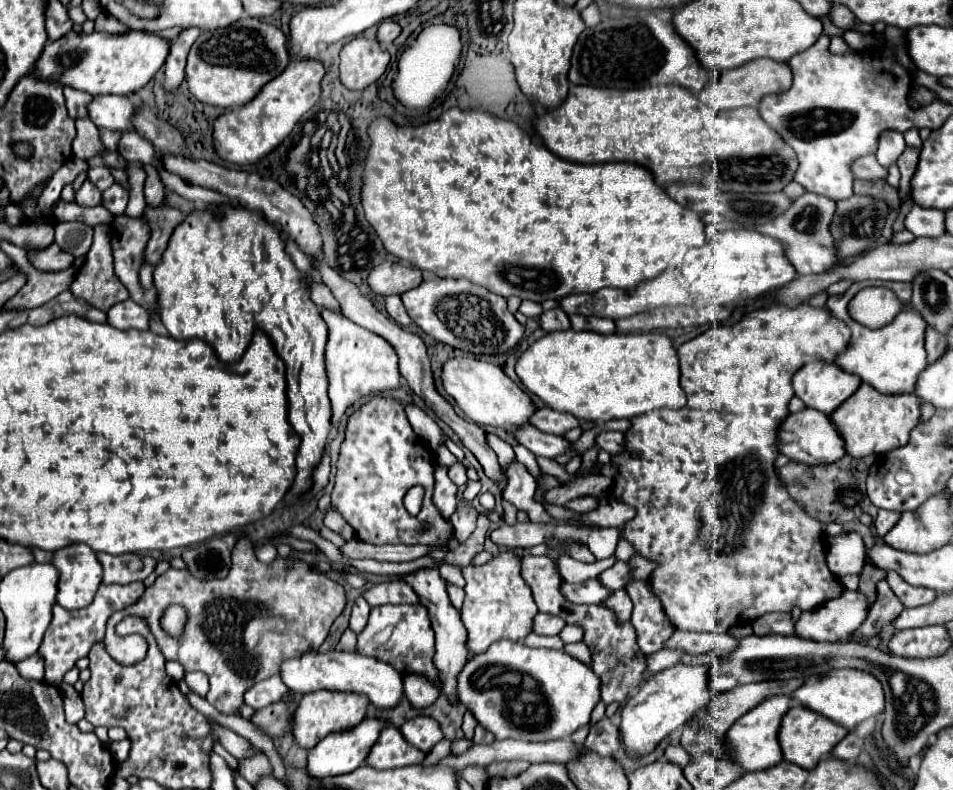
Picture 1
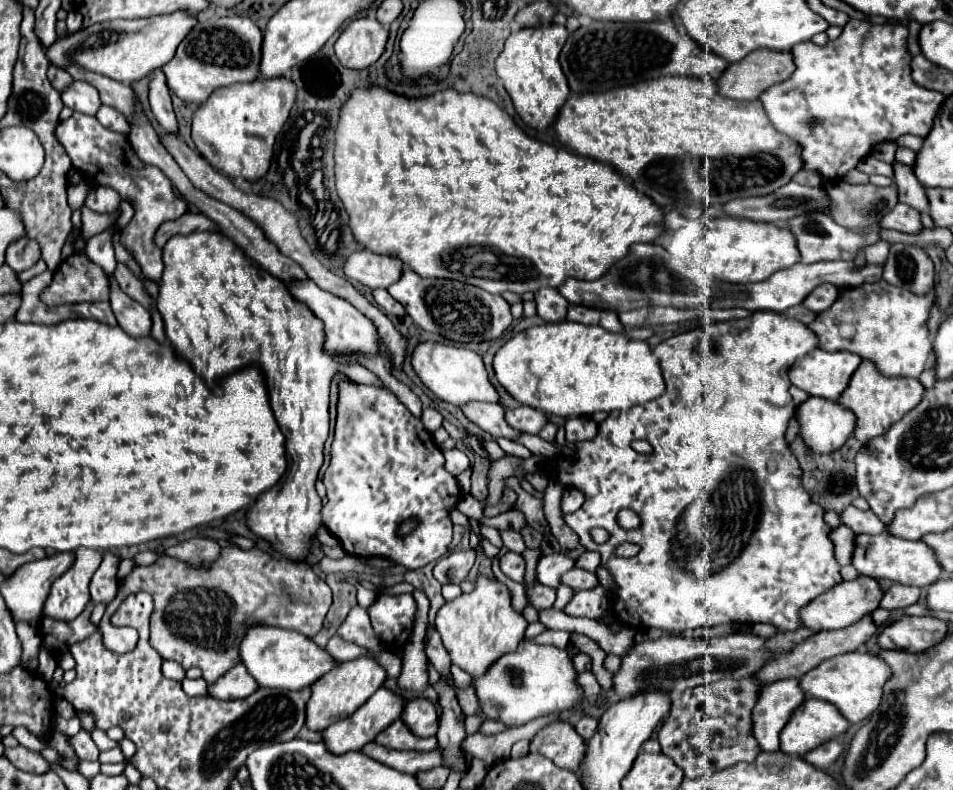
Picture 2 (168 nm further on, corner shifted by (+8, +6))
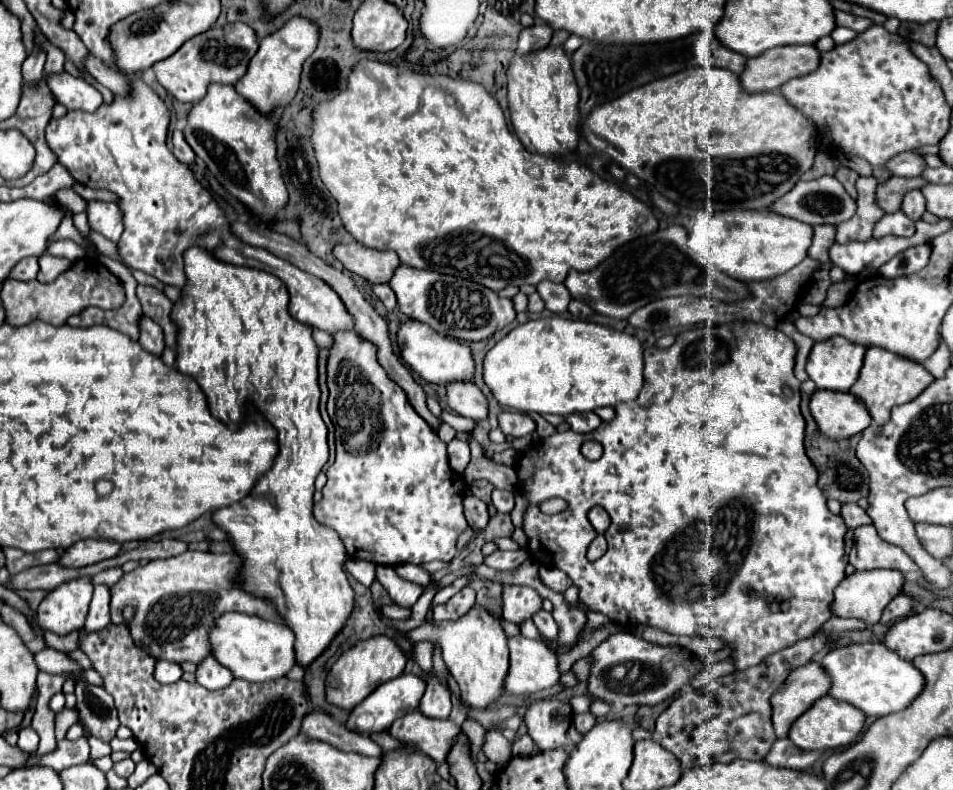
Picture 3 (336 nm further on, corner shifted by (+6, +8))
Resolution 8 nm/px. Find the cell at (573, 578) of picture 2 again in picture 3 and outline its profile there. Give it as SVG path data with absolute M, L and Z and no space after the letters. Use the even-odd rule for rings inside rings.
M541 566L541 568L539 568L539 576L541 576L541 580L543 580L549 588L553 588L555 592L565 592L565 590L573 584L571 578L569 578L565 572L557 570L557 568Z

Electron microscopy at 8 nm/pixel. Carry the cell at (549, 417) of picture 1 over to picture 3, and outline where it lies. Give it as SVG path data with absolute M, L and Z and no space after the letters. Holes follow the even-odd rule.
M507 410L499 414L499 428L505 434L511 434L515 438L527 436L531 432L535 432L535 420L523 412L515 412L515 410Z

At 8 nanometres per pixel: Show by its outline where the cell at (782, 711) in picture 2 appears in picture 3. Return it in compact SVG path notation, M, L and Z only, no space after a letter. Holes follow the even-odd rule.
M811 660L809 664L795 668L787 680L779 686L775 696L771 696L773 706L773 728L777 740L789 734L791 724L813 706L815 700L827 694L829 676L823 672L821 662ZM807 700L807 704L805 704Z

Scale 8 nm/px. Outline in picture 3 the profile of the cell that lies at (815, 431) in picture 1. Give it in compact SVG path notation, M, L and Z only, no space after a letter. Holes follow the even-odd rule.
M815 390L809 408L819 432L831 440L849 438L871 424L865 404L849 392Z

